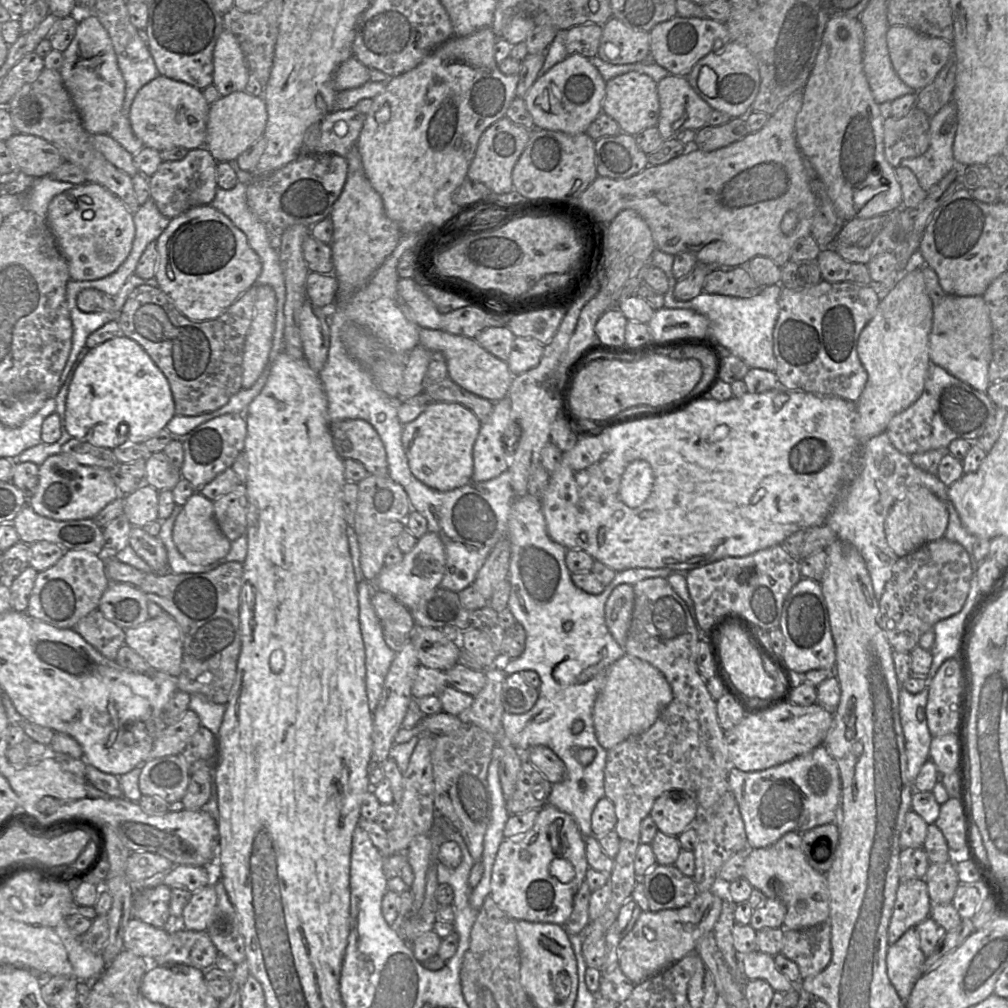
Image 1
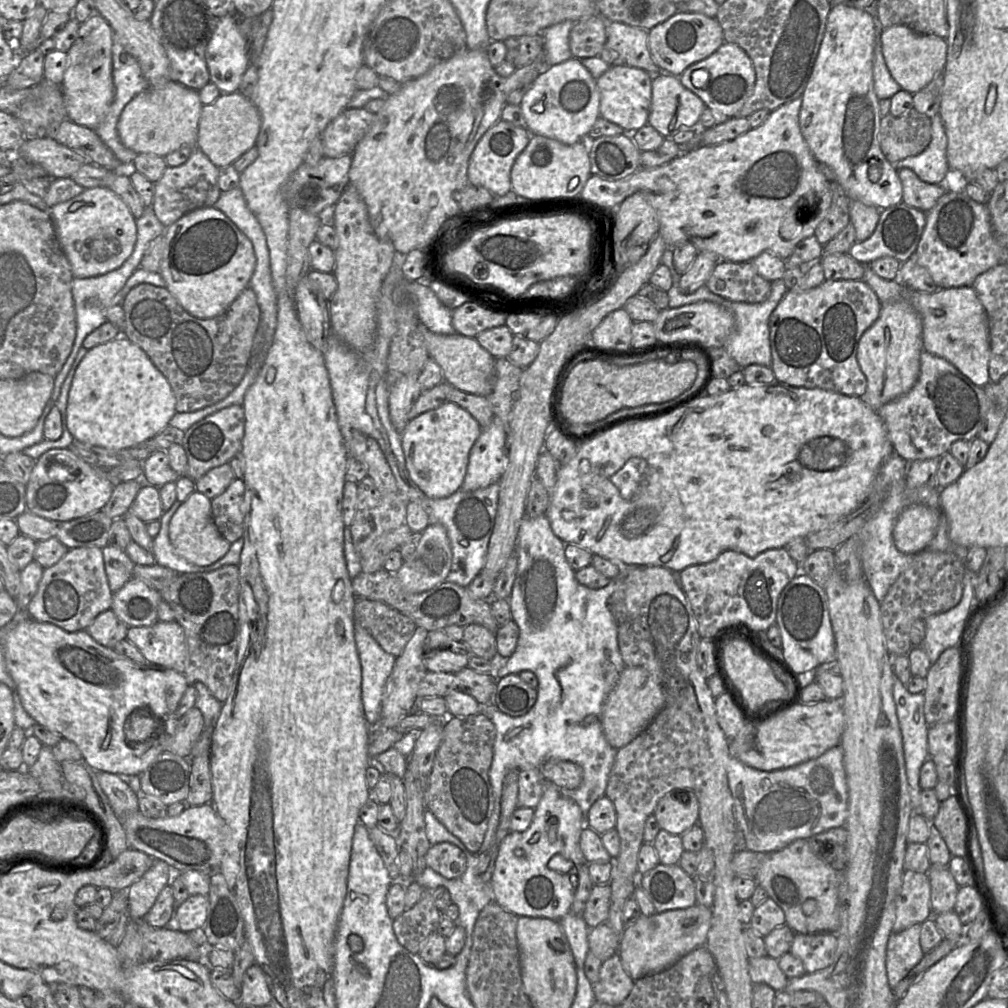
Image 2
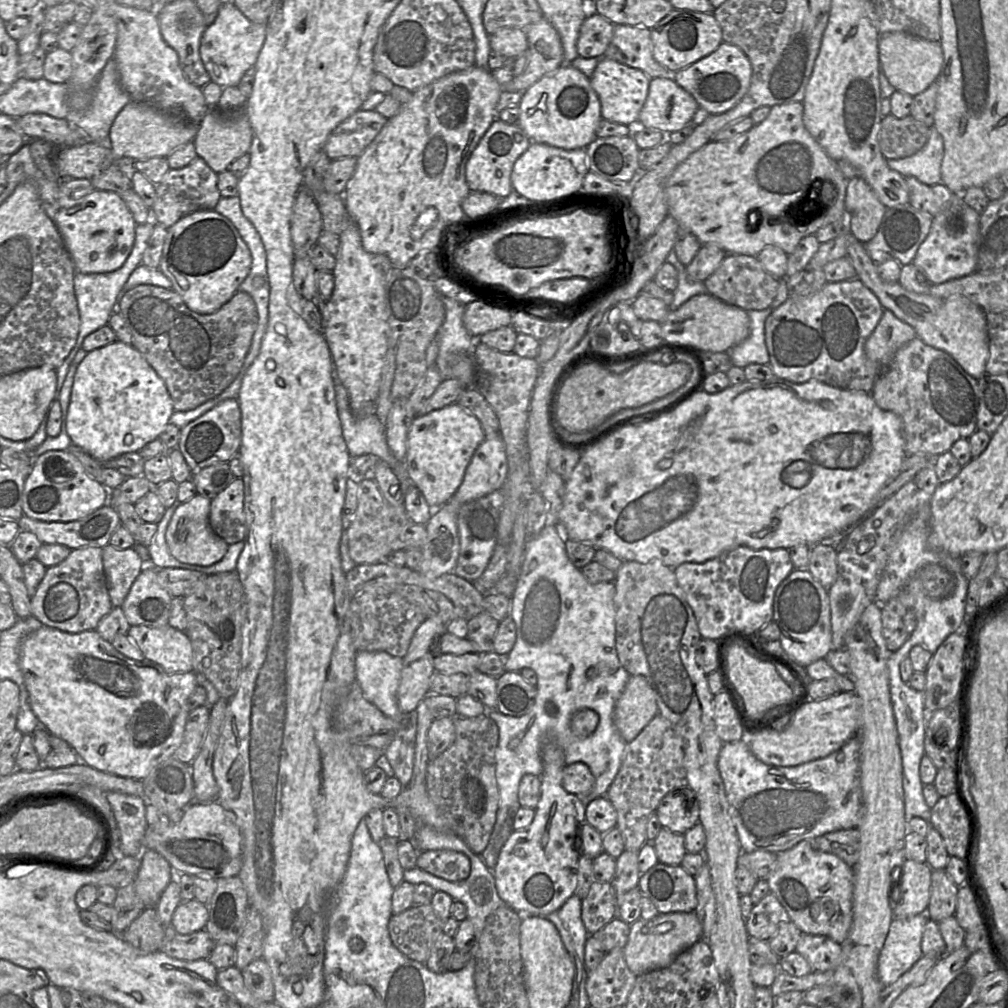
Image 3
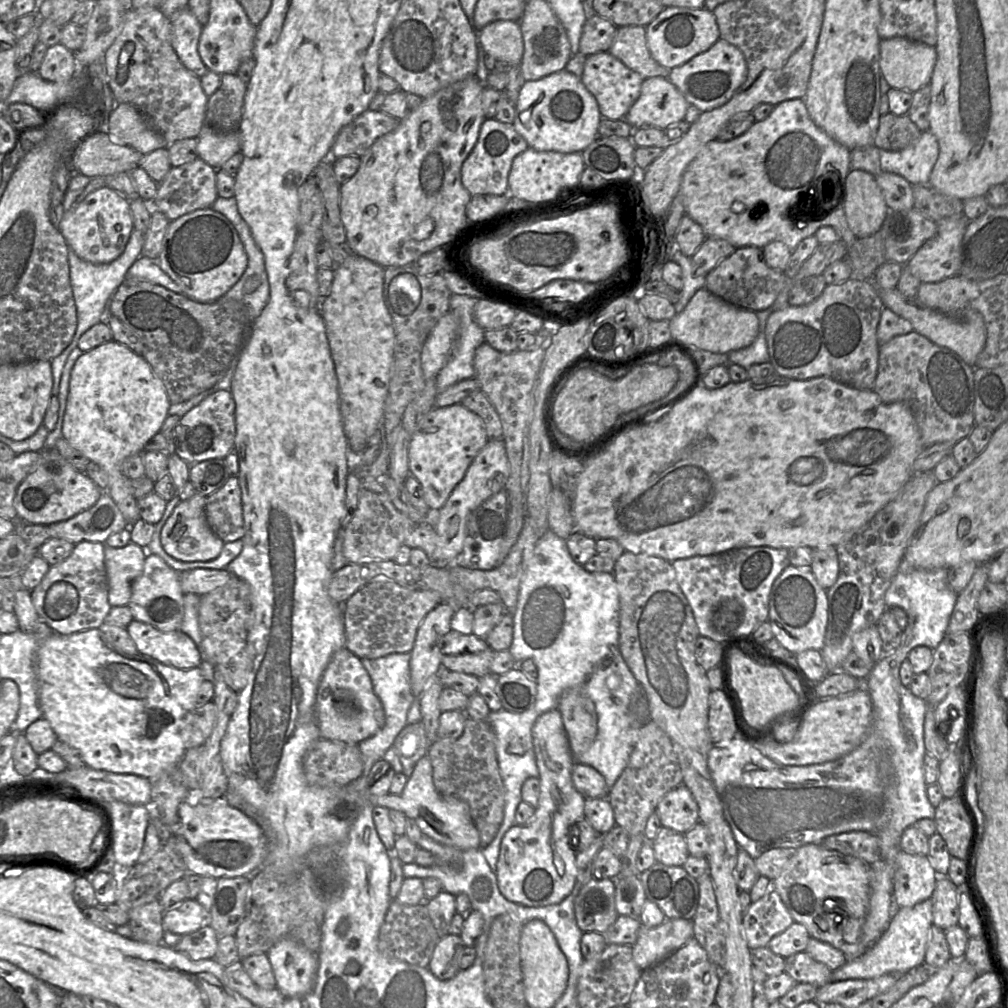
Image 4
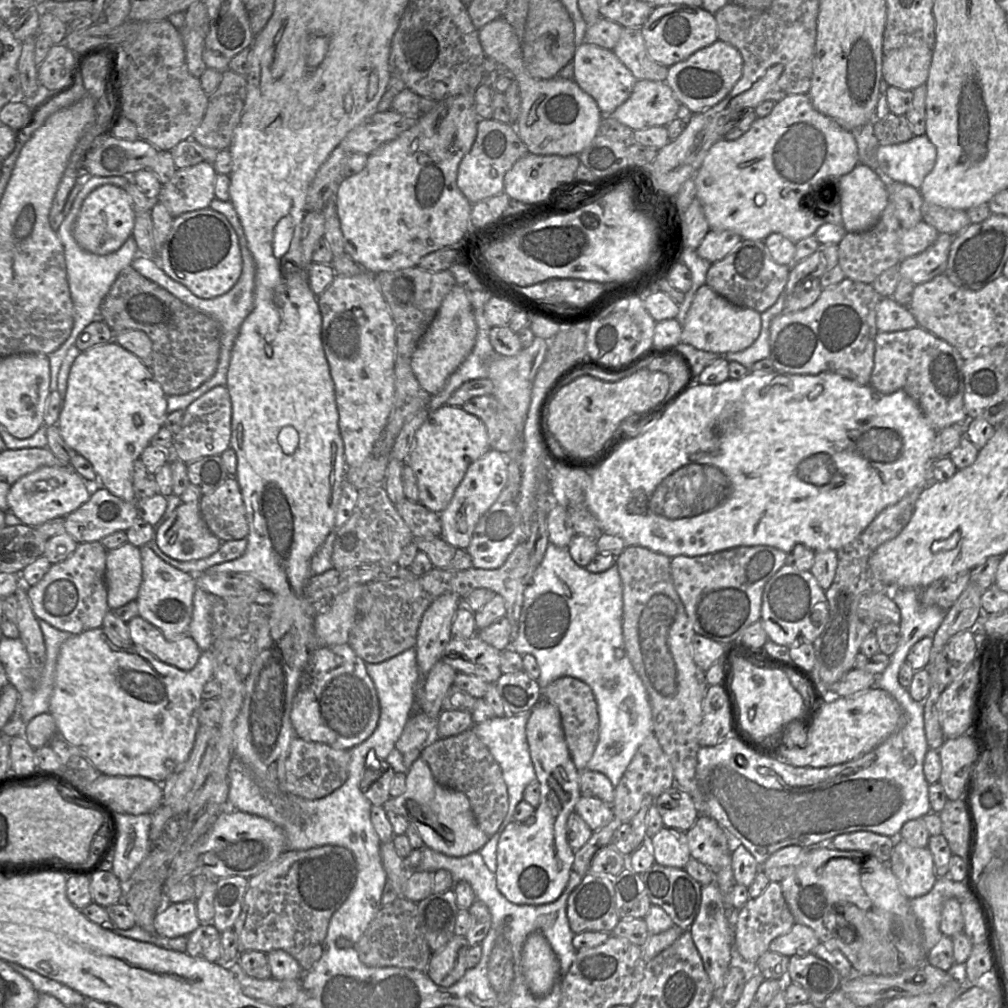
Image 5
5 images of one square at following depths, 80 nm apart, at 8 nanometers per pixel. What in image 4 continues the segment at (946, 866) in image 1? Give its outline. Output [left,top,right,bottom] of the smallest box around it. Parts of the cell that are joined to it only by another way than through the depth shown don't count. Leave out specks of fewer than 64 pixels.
[931,876,959,930]

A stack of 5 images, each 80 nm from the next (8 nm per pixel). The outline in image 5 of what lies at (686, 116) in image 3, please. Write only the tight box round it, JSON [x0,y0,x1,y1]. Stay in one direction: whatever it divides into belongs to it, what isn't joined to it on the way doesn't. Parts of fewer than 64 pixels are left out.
[610,80,680,131]

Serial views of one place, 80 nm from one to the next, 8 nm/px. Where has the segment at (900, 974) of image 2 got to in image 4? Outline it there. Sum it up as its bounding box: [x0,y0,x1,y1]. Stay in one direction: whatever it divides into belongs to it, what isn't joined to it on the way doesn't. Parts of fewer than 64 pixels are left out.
[832,898,933,981]

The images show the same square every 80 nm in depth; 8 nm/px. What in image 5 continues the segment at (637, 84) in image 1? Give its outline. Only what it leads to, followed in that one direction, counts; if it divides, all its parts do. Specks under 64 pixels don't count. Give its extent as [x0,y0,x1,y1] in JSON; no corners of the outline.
[572,42,638,116]

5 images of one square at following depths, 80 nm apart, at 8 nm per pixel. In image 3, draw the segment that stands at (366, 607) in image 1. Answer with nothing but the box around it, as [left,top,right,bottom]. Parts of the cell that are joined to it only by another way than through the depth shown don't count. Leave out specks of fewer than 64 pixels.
[355,651,402,719]

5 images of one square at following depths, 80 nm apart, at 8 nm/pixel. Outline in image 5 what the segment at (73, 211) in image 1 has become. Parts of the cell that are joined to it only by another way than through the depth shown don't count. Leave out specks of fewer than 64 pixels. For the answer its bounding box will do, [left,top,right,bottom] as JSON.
[73,184,135,255]

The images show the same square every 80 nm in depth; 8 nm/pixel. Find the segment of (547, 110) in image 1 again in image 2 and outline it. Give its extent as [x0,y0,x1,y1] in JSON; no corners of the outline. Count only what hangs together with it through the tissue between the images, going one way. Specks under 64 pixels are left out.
[519,57,600,145]

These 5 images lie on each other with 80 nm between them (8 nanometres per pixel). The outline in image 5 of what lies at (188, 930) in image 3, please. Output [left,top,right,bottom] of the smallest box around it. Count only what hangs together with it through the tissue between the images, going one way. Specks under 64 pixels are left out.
[154,901,200,939]

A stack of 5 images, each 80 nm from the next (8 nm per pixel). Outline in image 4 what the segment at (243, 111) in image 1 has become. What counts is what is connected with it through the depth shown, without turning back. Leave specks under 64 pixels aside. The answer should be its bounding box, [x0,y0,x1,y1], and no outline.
[197,124,241,170]

